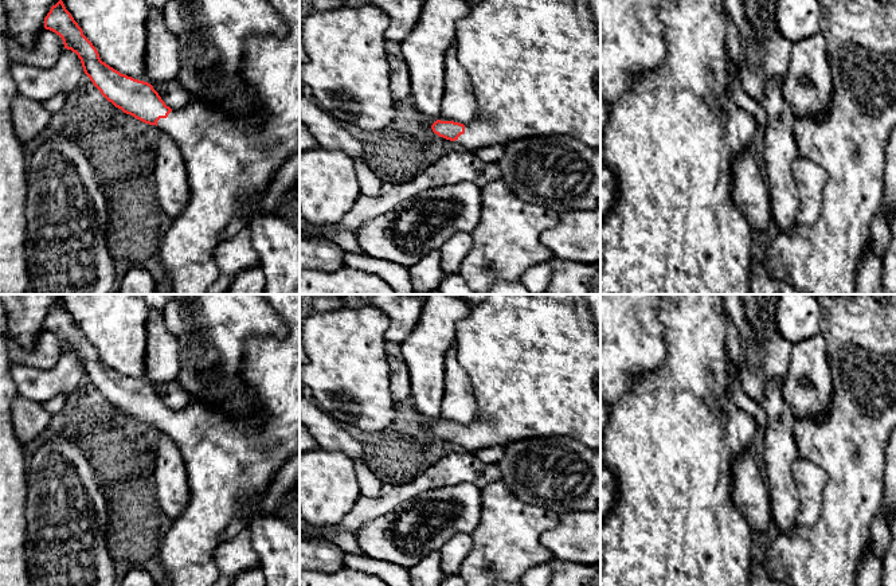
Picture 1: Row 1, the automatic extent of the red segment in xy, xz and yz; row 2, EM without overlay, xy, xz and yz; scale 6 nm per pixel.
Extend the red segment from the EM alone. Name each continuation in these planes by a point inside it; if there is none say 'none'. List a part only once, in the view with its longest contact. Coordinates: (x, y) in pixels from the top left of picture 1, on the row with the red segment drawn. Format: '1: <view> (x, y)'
1: xy (230, 160)

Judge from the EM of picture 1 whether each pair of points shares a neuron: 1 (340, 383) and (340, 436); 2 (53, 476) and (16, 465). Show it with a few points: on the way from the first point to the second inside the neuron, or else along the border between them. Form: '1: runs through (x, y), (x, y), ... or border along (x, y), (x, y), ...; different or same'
1: border along (316, 403), (344, 426); different
2: border along (27, 461), (26, 500); different

